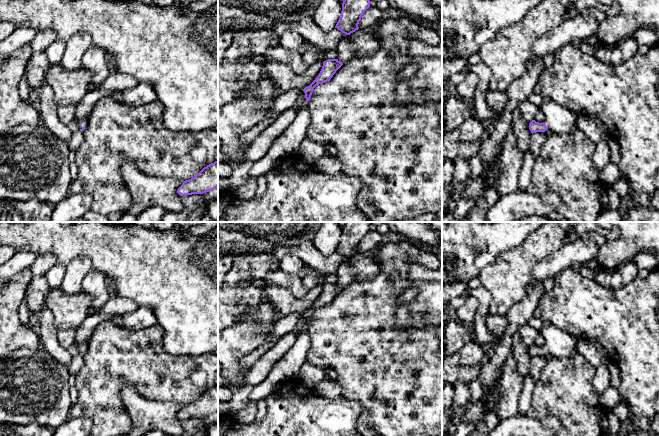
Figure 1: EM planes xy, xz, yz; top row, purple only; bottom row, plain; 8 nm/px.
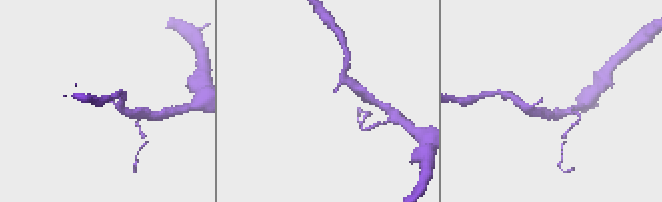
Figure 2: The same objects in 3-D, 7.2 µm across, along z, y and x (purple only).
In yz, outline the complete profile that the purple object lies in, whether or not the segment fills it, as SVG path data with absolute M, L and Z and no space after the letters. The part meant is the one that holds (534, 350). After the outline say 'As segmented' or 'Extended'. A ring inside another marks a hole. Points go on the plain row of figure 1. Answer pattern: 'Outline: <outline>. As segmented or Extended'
Outline: M543 321L541 334L545 343L543 347L532 344L529 347L531 357L545 356L547 353L557 358L569 358L578 353L575 339L567 332L548 321Z. Extended

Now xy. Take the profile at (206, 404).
Outline: M218 384L204 391L198 398L186 404L178 412L180 420L203 418L218 411Z. As segmented

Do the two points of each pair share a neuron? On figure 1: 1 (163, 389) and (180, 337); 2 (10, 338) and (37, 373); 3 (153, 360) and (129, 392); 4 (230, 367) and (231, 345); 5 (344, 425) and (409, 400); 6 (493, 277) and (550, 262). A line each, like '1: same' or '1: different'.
1: different
2: different
3: different
4: same
5: different
6: different

